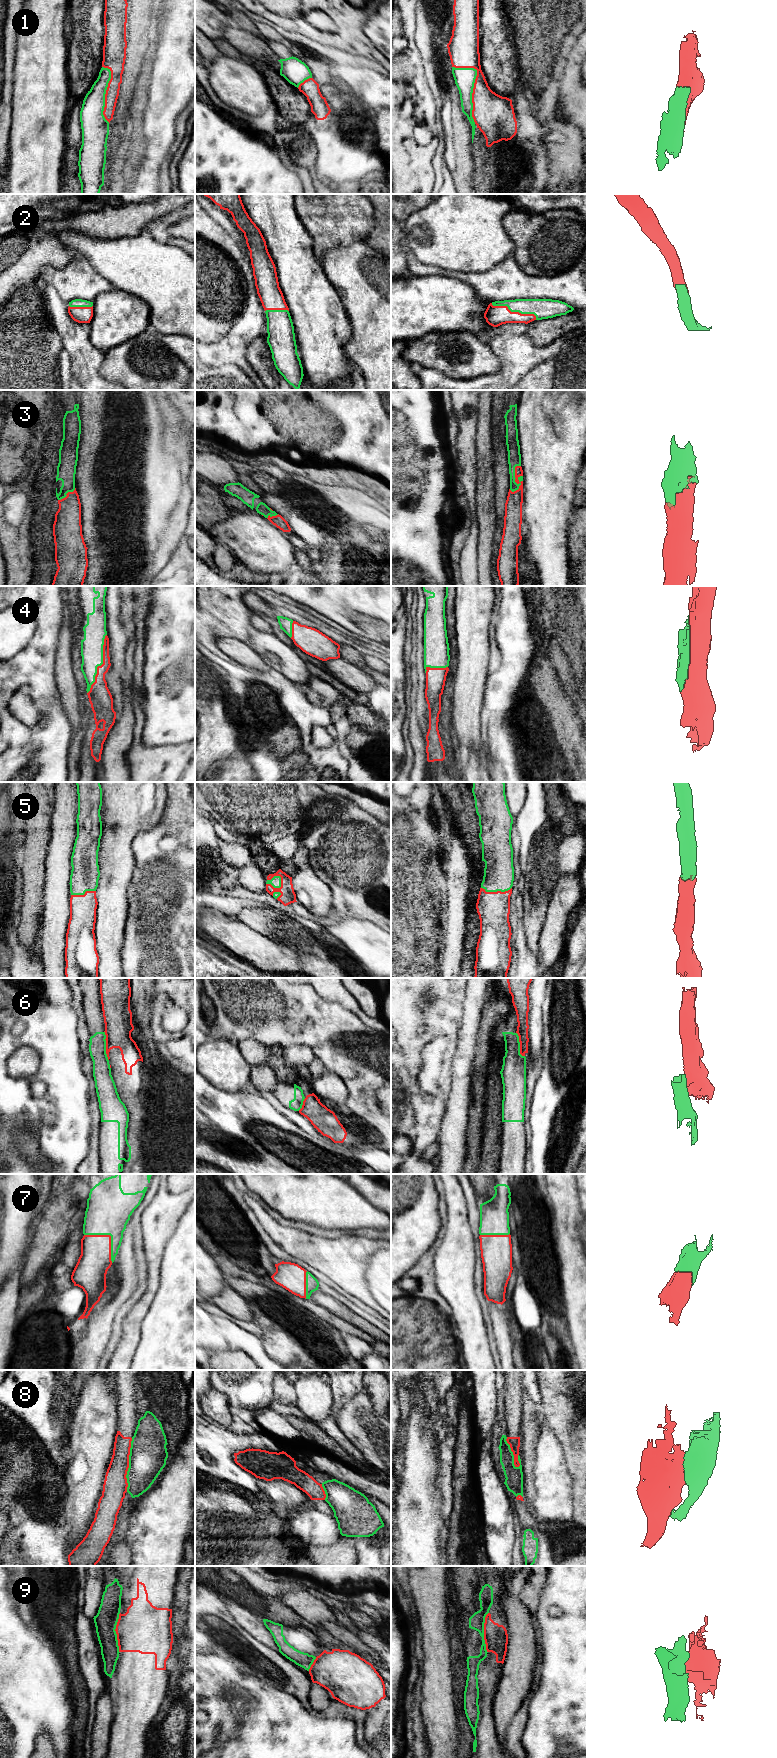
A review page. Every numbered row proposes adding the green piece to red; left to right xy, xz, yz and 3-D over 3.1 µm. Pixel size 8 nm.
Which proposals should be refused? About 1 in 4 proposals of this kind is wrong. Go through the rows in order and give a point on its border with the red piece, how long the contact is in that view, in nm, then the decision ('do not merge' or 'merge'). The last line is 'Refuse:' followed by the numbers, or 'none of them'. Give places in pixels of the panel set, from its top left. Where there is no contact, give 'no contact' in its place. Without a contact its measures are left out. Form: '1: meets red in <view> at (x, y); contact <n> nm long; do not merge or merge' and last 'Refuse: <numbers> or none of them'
1: meets red in yz at (474, 85); contact 500 nm long; merge
2: meets red in yz at (515, 312); contact 400 nm long; merge
3: meets red in yz at (515, 477); contact 240 nm long; merge
4: meets red in xy at (102, 664); contact 500 nm long; merge
5: meets red in xz at (277, 888); contact 140 nm long; merge
6: meets red in xy at (106, 1046); contact 240 nm long; do not merge
7: meets red in xy at (110, 1236); contact 320 nm long; merge
8: meets red in xy at (128, 1465); contact 440 nm long; do not merge
9: meets red in yz at (484, 1632); contact 320 nm long; do not merge
Refuse: 6, 8, 9

